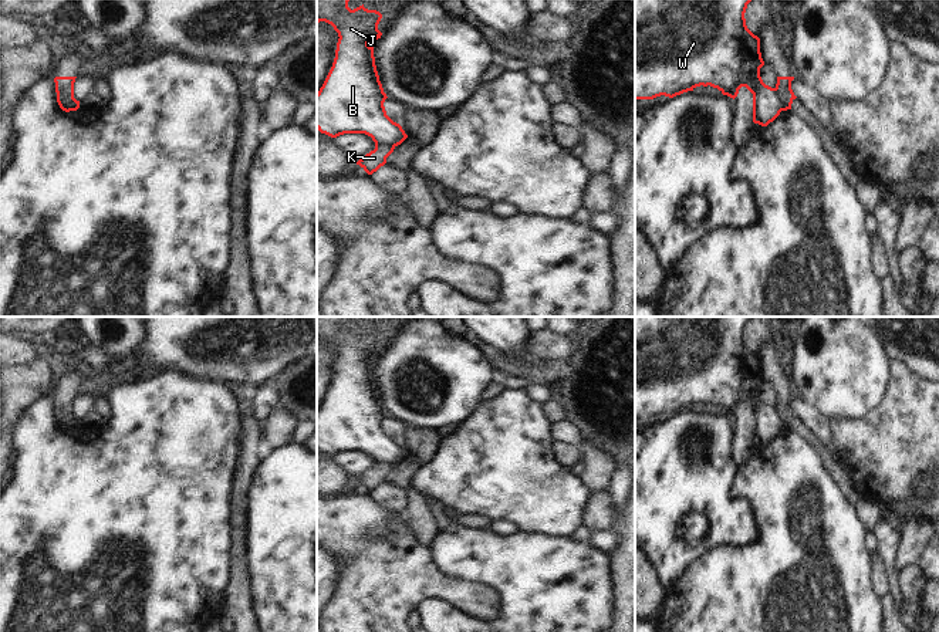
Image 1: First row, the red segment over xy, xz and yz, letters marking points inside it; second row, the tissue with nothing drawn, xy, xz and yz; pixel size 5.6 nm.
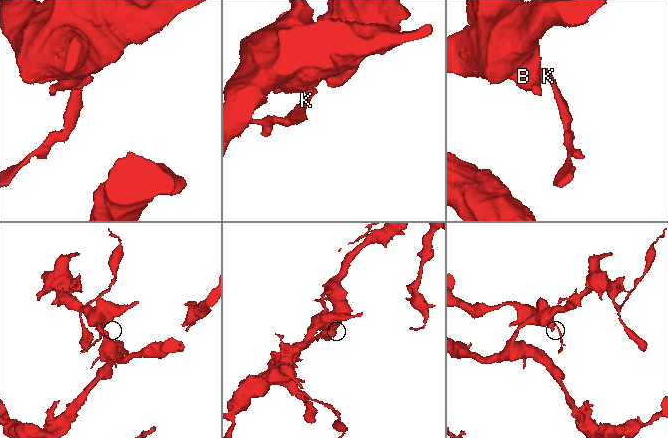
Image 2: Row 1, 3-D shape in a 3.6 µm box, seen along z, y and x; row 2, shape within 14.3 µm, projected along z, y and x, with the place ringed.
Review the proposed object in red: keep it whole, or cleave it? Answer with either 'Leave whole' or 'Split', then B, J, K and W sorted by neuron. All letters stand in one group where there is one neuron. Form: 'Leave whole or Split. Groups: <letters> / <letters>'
Split. Groups: B J W / K.

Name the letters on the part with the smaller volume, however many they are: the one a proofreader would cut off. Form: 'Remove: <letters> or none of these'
Remove: K

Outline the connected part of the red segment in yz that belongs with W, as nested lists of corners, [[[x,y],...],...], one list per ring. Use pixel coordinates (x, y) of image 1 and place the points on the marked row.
[[[635,0],[635,99],[653,99],[661,95],[673,98],[683,92],[693,91],[700,85],[717,88],[723,95],[734,99],[739,89],[746,87],[753,94],[753,122],[761,126],[767,126],[773,122],[783,111],[781,97],[776,88],[766,85],[760,77],[760,68],[764,65],[760,53],[760,38],[747,28],[744,18],[750,1],[751,0]]]

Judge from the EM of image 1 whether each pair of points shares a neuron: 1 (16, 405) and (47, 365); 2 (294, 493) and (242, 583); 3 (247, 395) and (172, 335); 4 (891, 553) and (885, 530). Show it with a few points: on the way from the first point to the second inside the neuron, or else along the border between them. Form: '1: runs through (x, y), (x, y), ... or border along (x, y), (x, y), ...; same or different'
1: runs through (19, 395), (39, 375); same
2: border along (246, 536), (246, 554), (254, 601); different
3: border along (220, 379), (245, 379), (254, 387); different
4: runs through (888, 547), (888, 536); same

